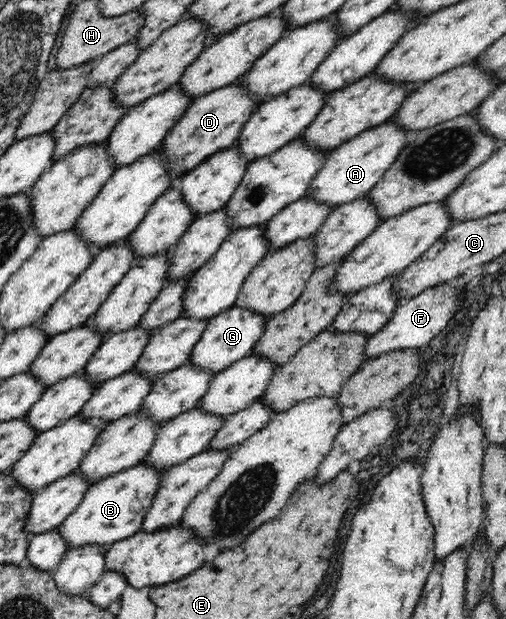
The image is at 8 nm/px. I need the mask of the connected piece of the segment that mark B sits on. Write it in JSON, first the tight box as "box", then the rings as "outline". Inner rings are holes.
{"box":[60,461,169,549],"outline":[[[141,461],[135,466],[98,480],[85,492],[81,504],[60,524],[61,537],[65,537],[67,545],[72,549],[97,543],[108,547],[137,534],[142,529],[149,508],[153,506],[167,469],[169,468],[163,470]]]}

